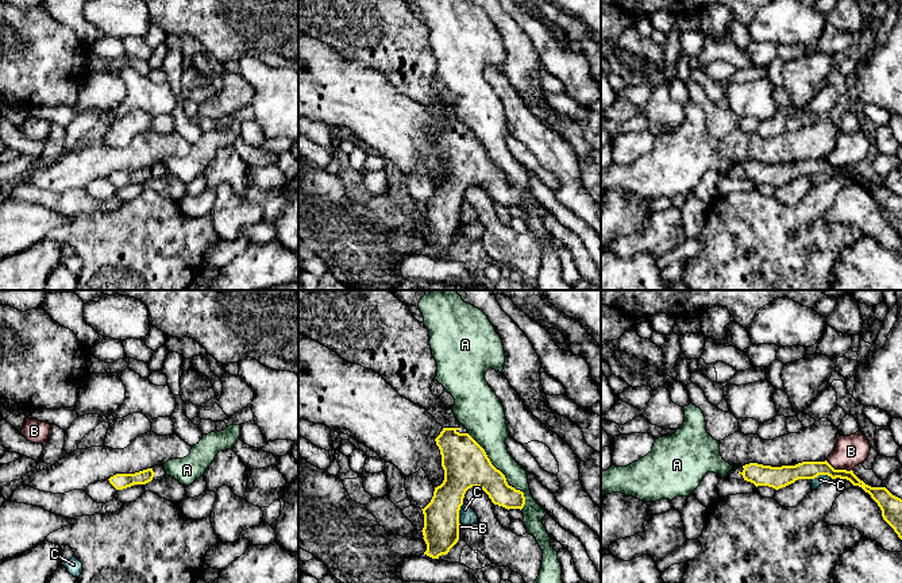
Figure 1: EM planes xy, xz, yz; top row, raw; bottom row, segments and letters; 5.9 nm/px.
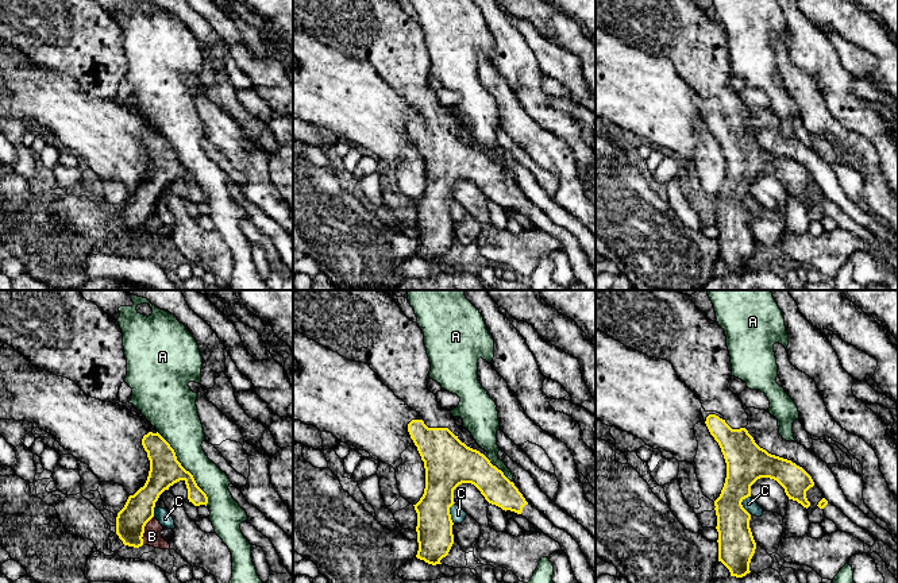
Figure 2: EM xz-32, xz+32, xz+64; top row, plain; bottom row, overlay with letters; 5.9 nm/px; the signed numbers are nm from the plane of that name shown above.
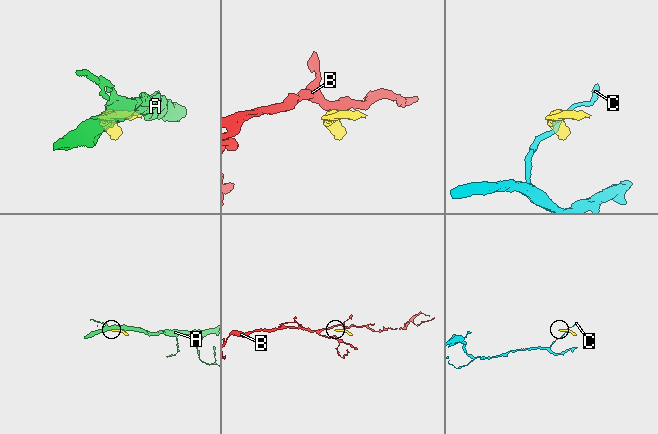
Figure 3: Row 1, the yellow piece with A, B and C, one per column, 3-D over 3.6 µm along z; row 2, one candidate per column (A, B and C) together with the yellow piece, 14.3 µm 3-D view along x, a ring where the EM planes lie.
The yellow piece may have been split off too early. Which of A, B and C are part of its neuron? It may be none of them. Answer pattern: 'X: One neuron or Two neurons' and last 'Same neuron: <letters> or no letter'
A: Two neurons
B: Two neurons
C: Two neurons
Same neuron: no letter

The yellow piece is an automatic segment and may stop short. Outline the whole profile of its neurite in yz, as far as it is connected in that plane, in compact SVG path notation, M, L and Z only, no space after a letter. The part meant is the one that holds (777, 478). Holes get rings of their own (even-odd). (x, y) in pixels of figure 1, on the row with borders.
M802 462L795 466L771 467L758 463L733 467L726 479L747 480L758 486L768 486L775 490L786 487L798 479L814 479L818 475L828 475L832 479L849 480L853 486L861 487L878 503L883 520L894 529L902 540L902 499L893 495L886 487L871 487L860 480L853 471L834 470L825 462Z

